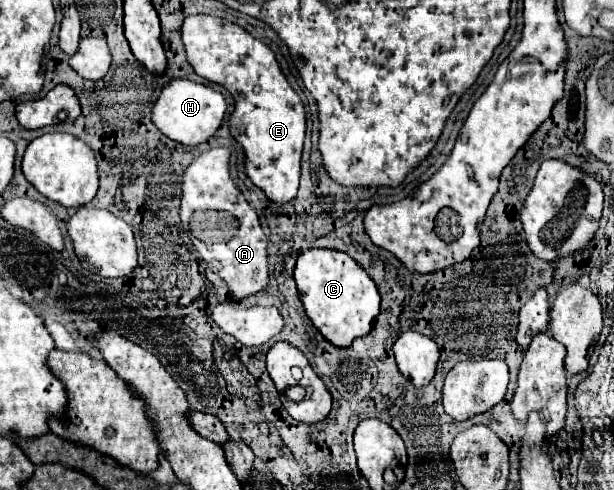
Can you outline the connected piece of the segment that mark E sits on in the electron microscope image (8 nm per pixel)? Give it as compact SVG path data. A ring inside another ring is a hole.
M186 16L182 28L186 58L194 72L222 84L234 98L230 134L244 150L244 172L268 200L286 204L296 198L300 180L300 154L306 132L306 114L300 96L290 88L274 52L244 28L216 16Z

